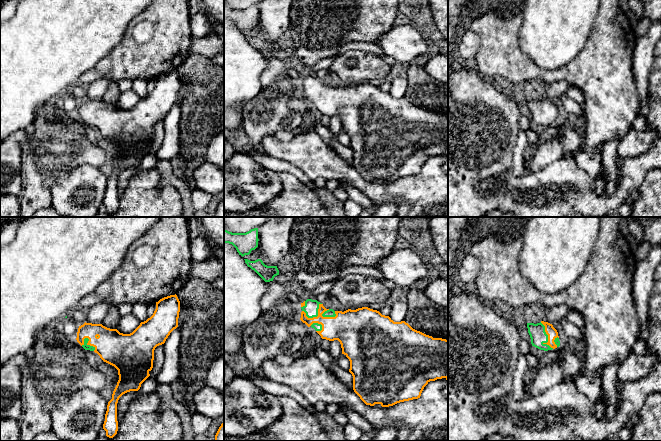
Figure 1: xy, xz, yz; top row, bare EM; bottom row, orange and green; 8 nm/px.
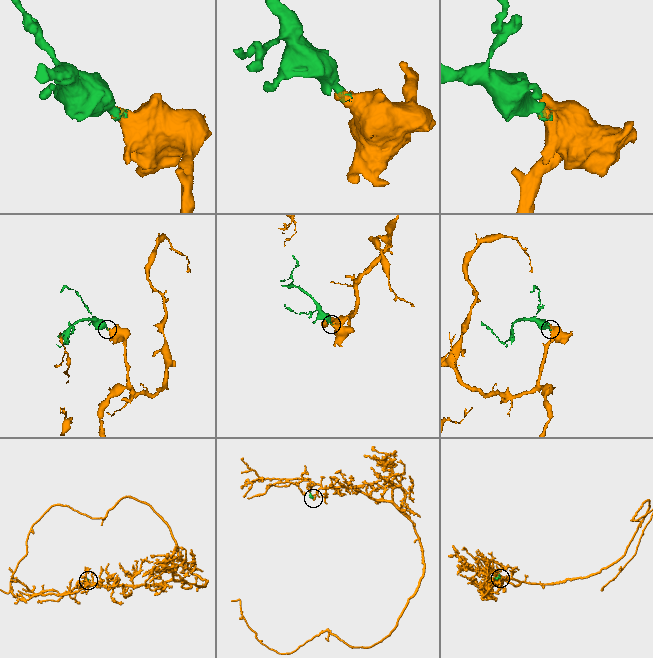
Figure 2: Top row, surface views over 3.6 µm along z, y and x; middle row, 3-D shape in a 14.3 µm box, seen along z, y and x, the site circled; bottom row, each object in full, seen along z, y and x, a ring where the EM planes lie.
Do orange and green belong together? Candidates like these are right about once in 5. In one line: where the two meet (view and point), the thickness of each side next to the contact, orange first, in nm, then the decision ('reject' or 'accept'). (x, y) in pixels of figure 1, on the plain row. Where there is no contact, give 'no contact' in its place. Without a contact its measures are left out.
contact yz (548, 112); calibres 90 and 130 nm; accept

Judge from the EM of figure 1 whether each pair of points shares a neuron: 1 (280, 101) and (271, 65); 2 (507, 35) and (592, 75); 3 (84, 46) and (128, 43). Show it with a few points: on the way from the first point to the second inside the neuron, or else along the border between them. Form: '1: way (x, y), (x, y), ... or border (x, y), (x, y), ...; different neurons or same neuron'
1: border (298, 79), (282, 73), (263, 89); different neurons
2: way (519, 59), (532, 72), (540, 75), (568, 75); same neuron
3: border (128, 23), (122, 39), (100, 60); different neurons

